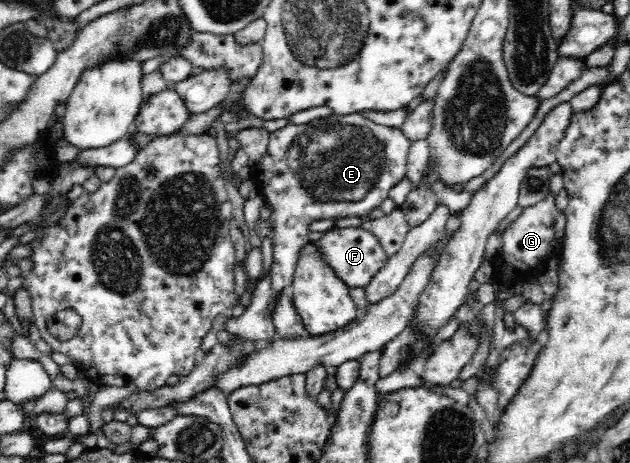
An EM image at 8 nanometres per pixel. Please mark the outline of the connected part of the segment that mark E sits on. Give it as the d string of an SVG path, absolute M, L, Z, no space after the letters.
M361 113L339 115L313 120L306 124L288 123L281 129L269 133L267 152L255 165L250 166L250 179L265 202L271 204L273 229L273 262L269 269L271 282L271 301L267 305L267 314L272 317L281 292L284 292L293 281L293 271L301 245L305 245L309 235L309 225L313 221L325 218L369 216L375 207L379 207L388 198L389 189L405 177L407 155L412 141L401 133L401 128L377 124Z

